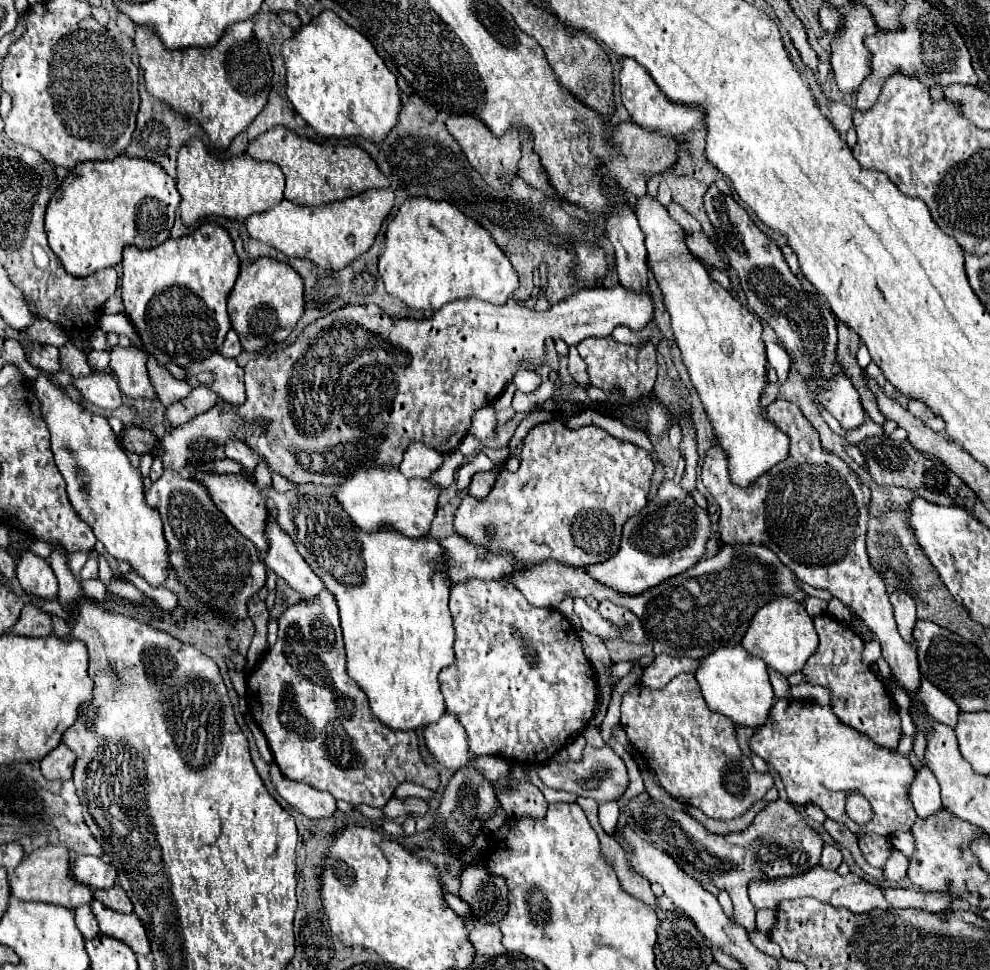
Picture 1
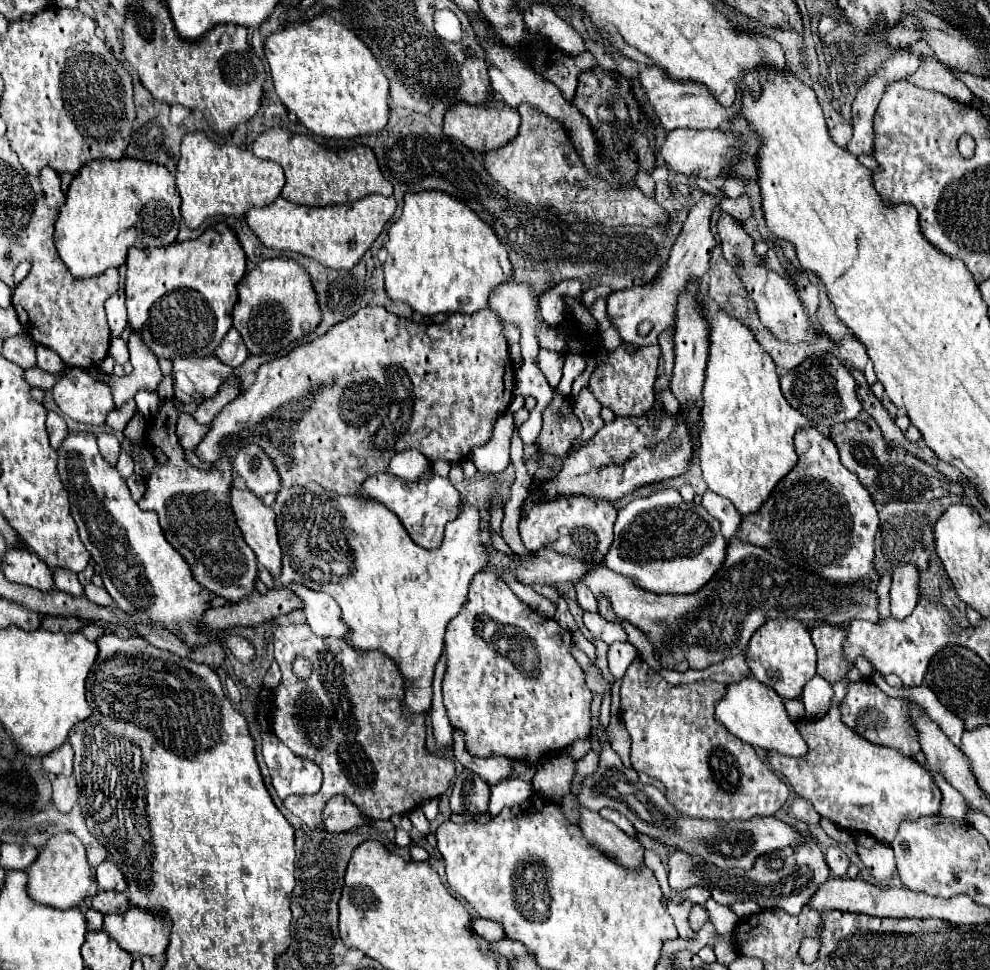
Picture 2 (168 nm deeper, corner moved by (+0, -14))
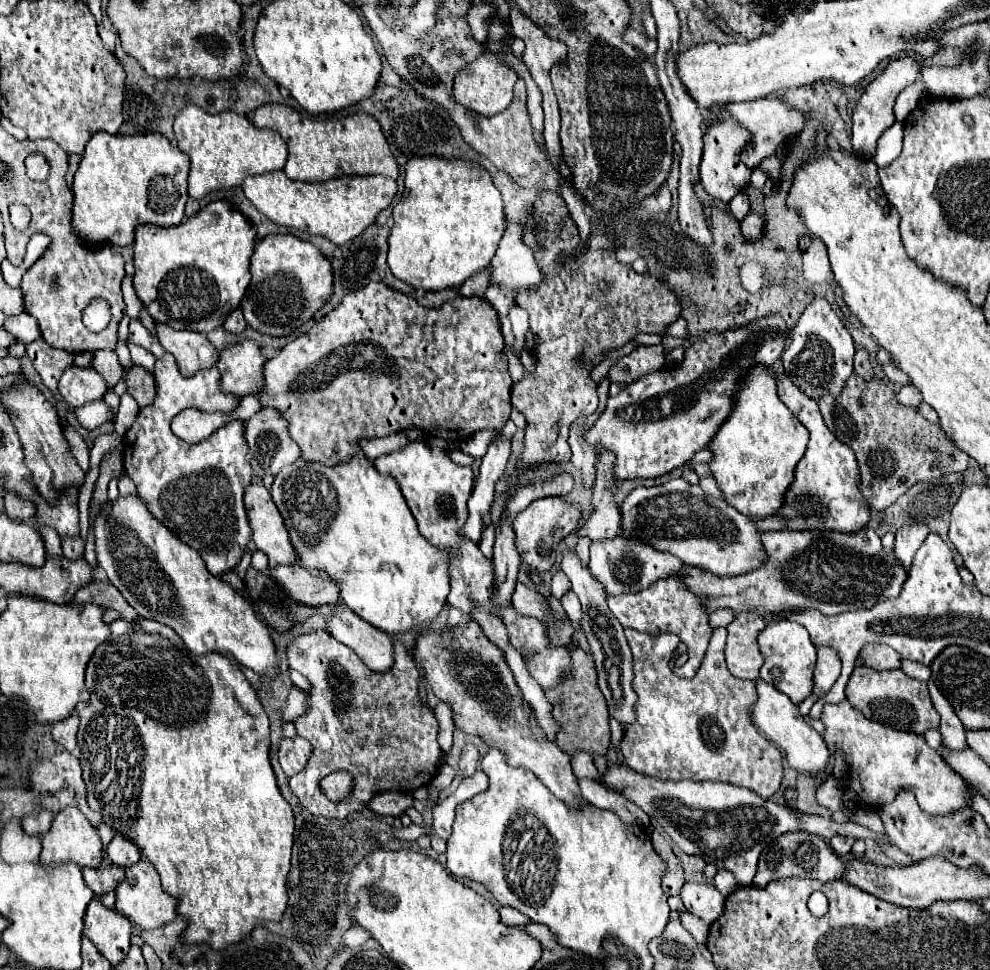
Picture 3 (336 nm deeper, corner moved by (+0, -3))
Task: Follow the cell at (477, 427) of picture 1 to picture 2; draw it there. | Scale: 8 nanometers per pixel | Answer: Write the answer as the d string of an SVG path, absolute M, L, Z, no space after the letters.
M512 412L502 414L494 424L492 438L478 448L472 448L468 458L482 474L498 474L510 464L510 438L514 434Z

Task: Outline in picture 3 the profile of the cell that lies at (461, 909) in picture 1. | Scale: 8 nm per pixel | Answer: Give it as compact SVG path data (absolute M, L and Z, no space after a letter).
M502 907L500 909L500 919L508 927L520 927L520 925L530 923L530 919L524 919L524 915L520 915L516 909L510 909L510 907Z

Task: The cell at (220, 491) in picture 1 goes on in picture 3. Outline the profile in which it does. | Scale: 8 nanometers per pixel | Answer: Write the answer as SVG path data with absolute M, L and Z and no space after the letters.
M258 477L246 487L244 505L252 527L252 539L256 547L268 555L270 569L278 565L290 565L296 555L292 555L288 531L280 519L280 513L276 511L276 505L272 503L270 491Z

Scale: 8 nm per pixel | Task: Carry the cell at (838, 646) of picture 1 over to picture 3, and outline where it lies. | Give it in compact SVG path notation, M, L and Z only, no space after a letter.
M856 667L846 685L846 699L862 715L868 715L868 719L898 731L912 731L922 735L928 729L938 729L940 725L940 717L932 707L926 683L904 675L900 669L876 671L872 667Z

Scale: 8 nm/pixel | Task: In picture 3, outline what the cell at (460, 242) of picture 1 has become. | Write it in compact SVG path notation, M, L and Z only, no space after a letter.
M410 159L406 163L406 181L404 181L404 193L402 199L394 205L392 209L392 219L394 219L394 229L388 237L388 265L394 273L396 279L412 285L414 289L422 289L422 291L444 291L444 289L452 289L452 287L460 287L464 285L466 279L474 277L476 273L480 273L482 269L488 267L492 255L498 249L500 239L504 237L504 229L506 229L506 219L504 219L504 203L500 197L500 191L494 187L490 175L482 169L482 167L468 167L468 163L444 163L444 159Z

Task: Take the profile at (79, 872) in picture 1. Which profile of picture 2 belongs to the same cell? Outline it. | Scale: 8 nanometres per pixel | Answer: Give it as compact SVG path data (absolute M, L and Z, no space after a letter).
M106 860L96 868L96 882L100 890L116 890L116 892L124 892L128 888L124 874L120 872L120 868Z

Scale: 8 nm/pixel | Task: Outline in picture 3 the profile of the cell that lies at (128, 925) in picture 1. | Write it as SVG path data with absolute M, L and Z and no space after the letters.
M140 859L140 863L126 869L126 879L116 889L116 905L114 909L128 917L132 925L136 925L140 931L152 931L168 925L176 919L176 899L172 899L168 893L162 891L160 879L156 875L156 869L146 861Z

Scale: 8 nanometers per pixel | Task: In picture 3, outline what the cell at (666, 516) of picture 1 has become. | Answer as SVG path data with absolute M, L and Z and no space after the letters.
M670 479L658 487L636 487L620 503L622 537L648 543L652 549L678 557L684 565L692 565L710 571L718 577L732 577L744 571L756 569L764 561L764 549L760 549L760 533L746 515L726 505L722 499L706 495L698 485L690 485L684 479Z

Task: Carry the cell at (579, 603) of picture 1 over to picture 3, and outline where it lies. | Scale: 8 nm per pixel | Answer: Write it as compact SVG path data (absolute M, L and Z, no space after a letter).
M672 577L658 579L644 591L608 597L606 603L622 627L632 627L636 631L644 631L644 633L652 633L652 635L676 633L680 637L680 641L686 643L690 659L682 667L674 667L674 673L678 677L692 677L698 671L702 657L706 653L710 635L712 635L712 629L708 625L708 613L704 611L700 599L696 599L680 581L676 581Z

